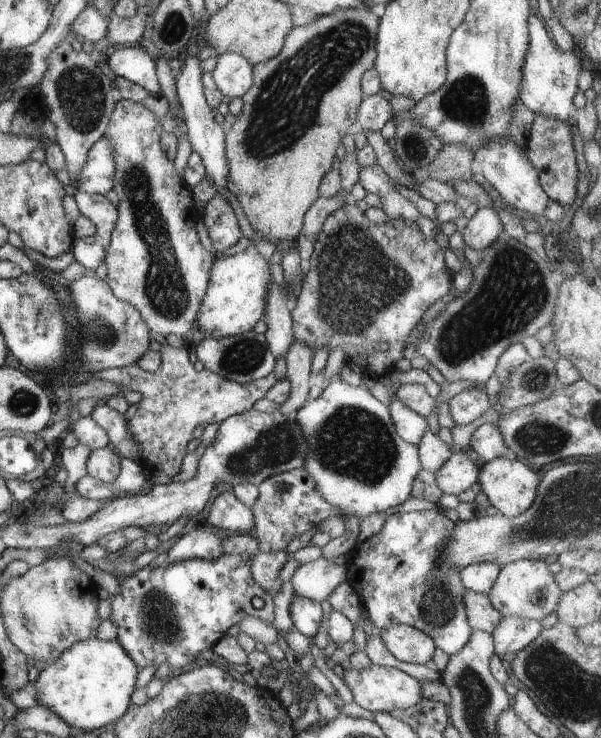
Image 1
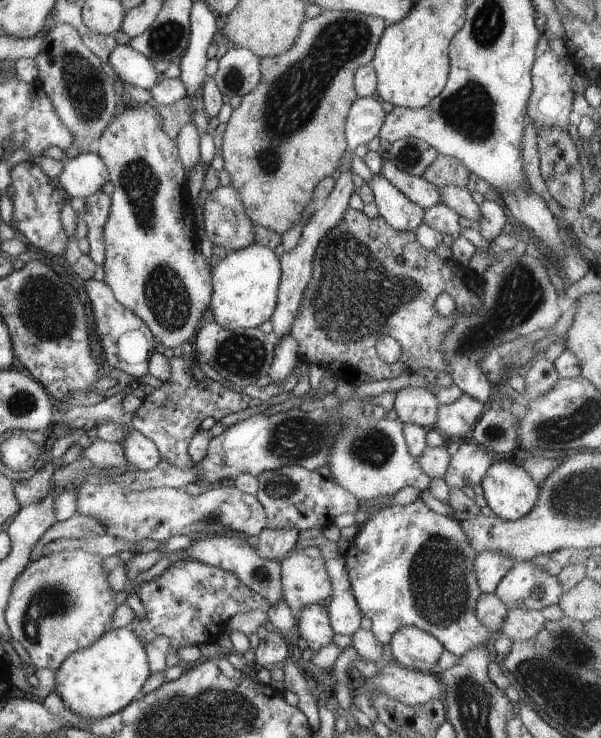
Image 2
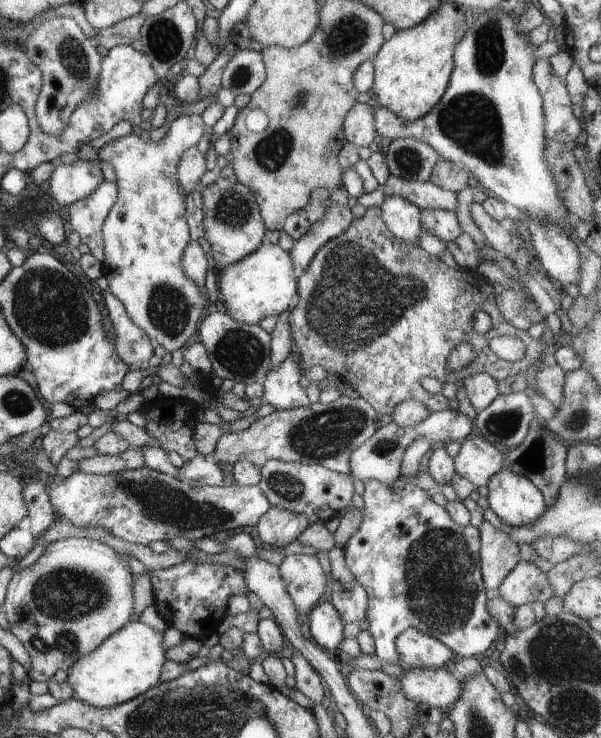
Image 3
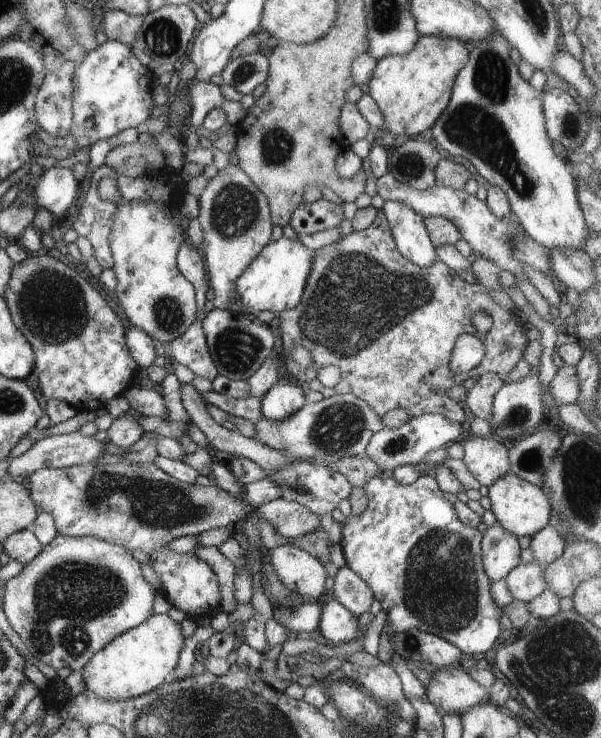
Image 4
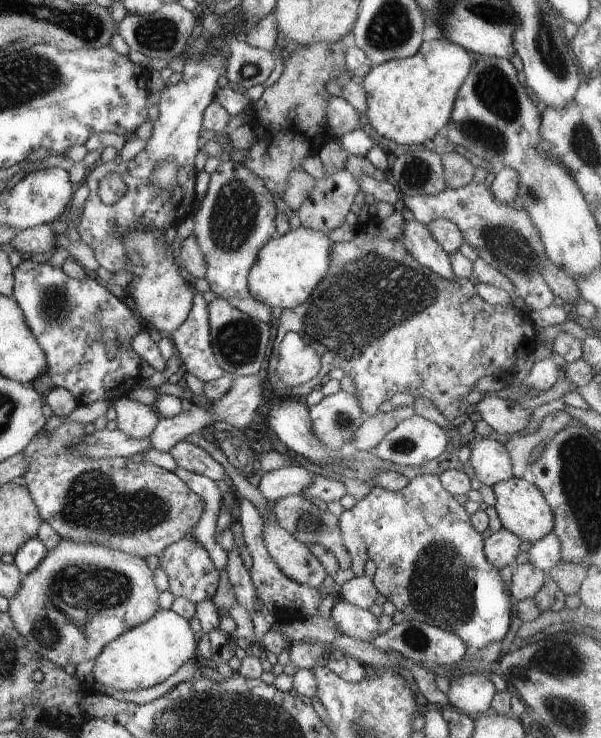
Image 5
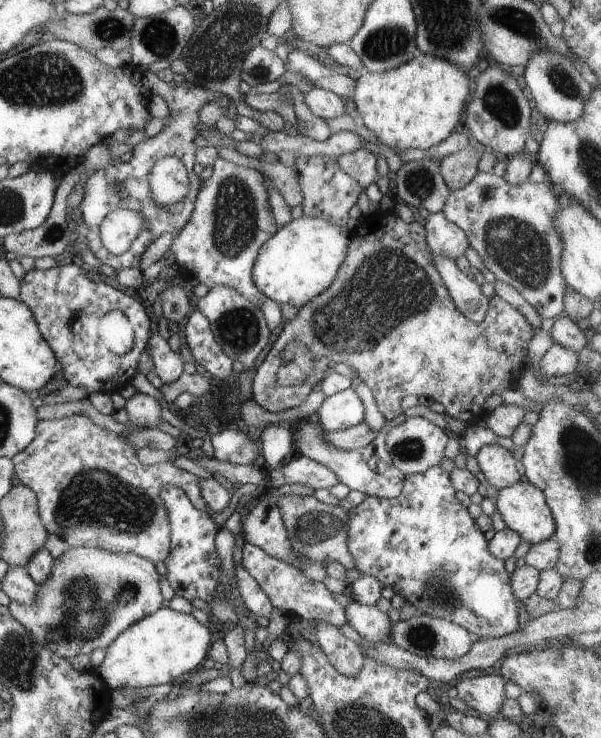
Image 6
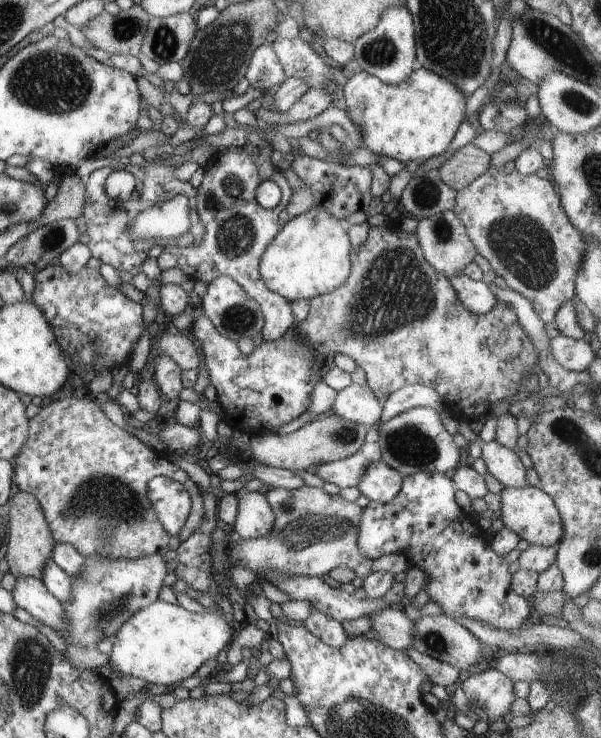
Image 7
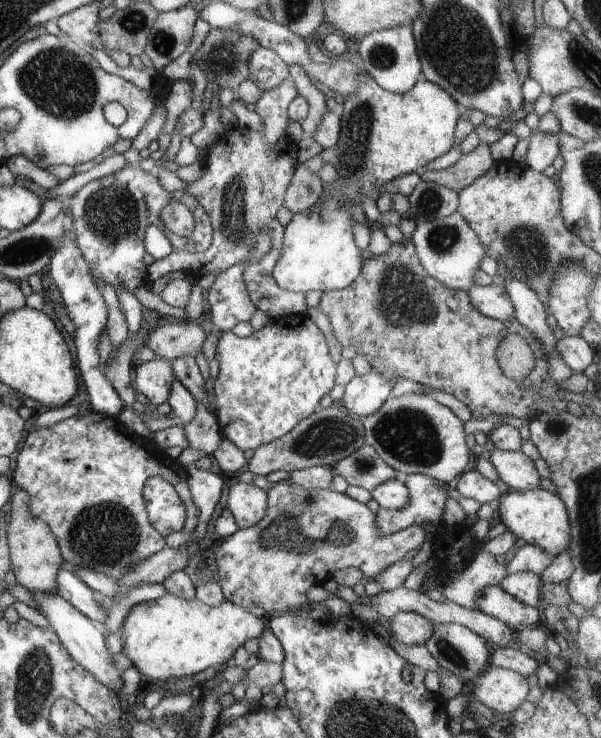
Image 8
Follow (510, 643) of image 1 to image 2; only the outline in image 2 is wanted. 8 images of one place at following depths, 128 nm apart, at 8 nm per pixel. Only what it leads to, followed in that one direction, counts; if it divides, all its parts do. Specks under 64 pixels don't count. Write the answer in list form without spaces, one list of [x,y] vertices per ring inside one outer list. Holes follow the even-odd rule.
[[[509,609],[501,631],[502,635],[506,635],[512,642],[532,640],[538,636],[543,624],[546,624],[546,620],[541,611]]]

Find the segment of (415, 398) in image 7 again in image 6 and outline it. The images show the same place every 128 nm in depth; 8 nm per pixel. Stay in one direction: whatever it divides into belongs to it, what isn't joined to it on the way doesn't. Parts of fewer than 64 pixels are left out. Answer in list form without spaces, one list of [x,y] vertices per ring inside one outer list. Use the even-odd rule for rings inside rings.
[[[306,418],[296,424],[293,424],[293,449],[306,458],[310,458],[312,462],[323,464],[326,468],[330,468],[330,472],[334,472],[338,476],[338,480],[343,482],[350,490],[359,490],[365,496],[378,496],[379,499],[396,498],[404,486],[406,475],[398,470],[398,467],[392,462],[390,452],[386,448],[386,434],[390,428],[396,426],[401,418],[386,421],[386,426],[379,430],[380,434],[376,436],[376,440],[372,444],[361,448],[360,450],[338,450],[336,446],[328,444],[324,440],[324,429],[318,420]]]

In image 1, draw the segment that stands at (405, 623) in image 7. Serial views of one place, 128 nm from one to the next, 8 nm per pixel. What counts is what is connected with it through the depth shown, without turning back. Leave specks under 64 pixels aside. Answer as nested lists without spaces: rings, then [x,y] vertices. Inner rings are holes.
[[[296,594],[290,604],[290,616],[292,624],[309,640],[313,640],[320,630],[320,626],[325,624],[326,619],[326,614],[322,611],[319,602],[296,596]]]

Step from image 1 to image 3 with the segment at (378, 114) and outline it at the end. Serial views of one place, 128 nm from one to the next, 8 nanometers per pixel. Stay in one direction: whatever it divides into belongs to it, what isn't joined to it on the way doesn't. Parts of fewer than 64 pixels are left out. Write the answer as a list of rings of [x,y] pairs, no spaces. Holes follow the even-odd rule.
[[[356,102],[346,113],[343,124],[345,142],[362,146],[375,147],[378,136],[374,126],[374,108],[366,103]]]

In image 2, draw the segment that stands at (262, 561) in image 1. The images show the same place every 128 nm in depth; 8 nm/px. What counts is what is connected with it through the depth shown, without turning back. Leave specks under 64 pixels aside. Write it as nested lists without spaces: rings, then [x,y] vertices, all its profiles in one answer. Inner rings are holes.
[[[265,528],[257,536],[256,552],[264,560],[277,561],[280,557],[286,557],[295,550],[298,534],[296,528],[288,528],[288,530],[286,528],[274,528],[274,530]]]

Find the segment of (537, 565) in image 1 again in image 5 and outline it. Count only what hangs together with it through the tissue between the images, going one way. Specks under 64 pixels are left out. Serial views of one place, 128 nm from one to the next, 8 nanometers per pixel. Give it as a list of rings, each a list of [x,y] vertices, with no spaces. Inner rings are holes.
[[[530,562],[517,565],[512,575],[512,586],[510,586],[510,594],[514,602],[534,599],[534,596],[546,584],[548,577],[546,572],[536,568]]]

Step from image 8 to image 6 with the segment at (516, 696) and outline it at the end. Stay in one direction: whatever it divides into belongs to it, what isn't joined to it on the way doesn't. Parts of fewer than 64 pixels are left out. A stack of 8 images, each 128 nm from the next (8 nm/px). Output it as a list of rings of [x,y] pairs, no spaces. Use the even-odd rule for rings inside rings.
[[[495,670],[485,676],[476,676],[457,682],[457,698],[484,716],[499,716],[506,698],[505,678]]]

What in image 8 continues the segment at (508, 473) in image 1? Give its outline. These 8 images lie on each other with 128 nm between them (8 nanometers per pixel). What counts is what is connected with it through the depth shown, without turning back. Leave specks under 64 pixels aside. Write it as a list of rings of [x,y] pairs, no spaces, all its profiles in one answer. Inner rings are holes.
[[[542,488],[524,491],[512,489],[500,494],[495,508],[507,530],[514,533],[517,538],[525,540],[528,545],[537,546],[556,555],[566,551],[566,548],[570,546],[568,510],[557,494]]]

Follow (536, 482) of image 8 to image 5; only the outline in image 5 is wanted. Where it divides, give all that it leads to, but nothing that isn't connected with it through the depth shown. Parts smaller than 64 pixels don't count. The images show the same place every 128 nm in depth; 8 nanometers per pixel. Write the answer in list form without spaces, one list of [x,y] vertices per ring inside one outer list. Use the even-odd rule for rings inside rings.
[[[479,437],[473,441],[468,443],[471,450],[468,462],[474,470],[472,476],[491,487],[513,477],[510,453],[502,439]]]

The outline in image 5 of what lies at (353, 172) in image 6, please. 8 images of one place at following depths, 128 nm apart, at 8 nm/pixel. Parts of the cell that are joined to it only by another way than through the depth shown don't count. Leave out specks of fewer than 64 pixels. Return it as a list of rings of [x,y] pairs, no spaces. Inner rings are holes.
[[[362,174],[358,182],[360,190],[374,196],[376,201],[394,205],[402,199],[404,208],[412,213],[414,220],[422,224],[430,224],[430,221],[437,218],[451,220],[462,232],[465,242],[476,250],[478,258],[482,258],[486,264],[490,264],[510,279],[516,288],[517,296],[522,298],[527,306],[534,310],[542,310],[553,305],[554,292],[542,278],[542,268],[549,260],[544,244],[538,236],[538,228],[534,228],[534,222],[530,220],[530,214],[524,208],[516,208],[513,202],[500,202],[484,182],[478,184],[472,181],[457,189],[444,188],[432,196],[410,196],[398,192],[399,188],[389,177],[376,180],[368,174]]]

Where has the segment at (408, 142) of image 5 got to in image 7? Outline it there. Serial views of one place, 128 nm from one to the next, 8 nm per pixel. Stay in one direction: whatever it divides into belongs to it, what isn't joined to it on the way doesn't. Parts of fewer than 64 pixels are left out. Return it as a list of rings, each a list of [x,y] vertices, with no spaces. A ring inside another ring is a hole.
[[[422,66],[400,84],[386,84],[362,71],[346,81],[342,90],[346,112],[362,133],[363,146],[380,158],[406,163],[441,155],[466,118],[466,96],[462,90]]]

